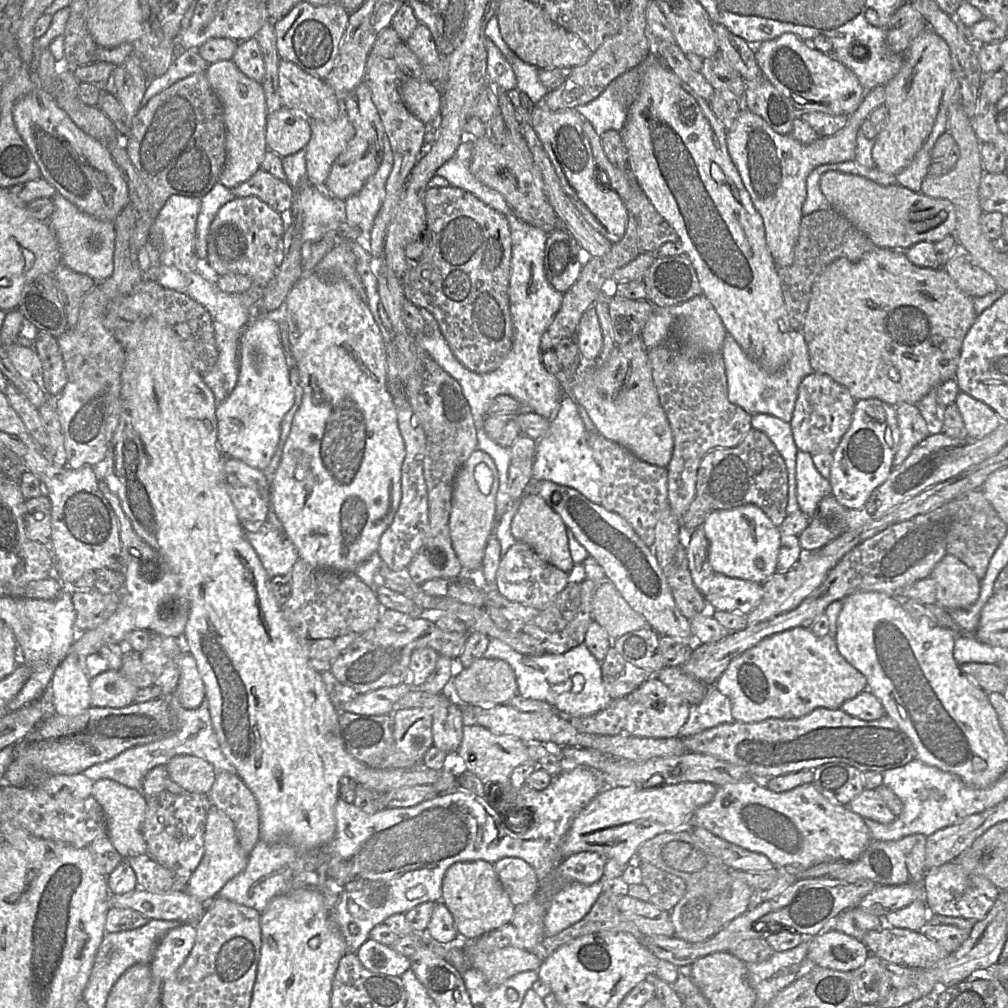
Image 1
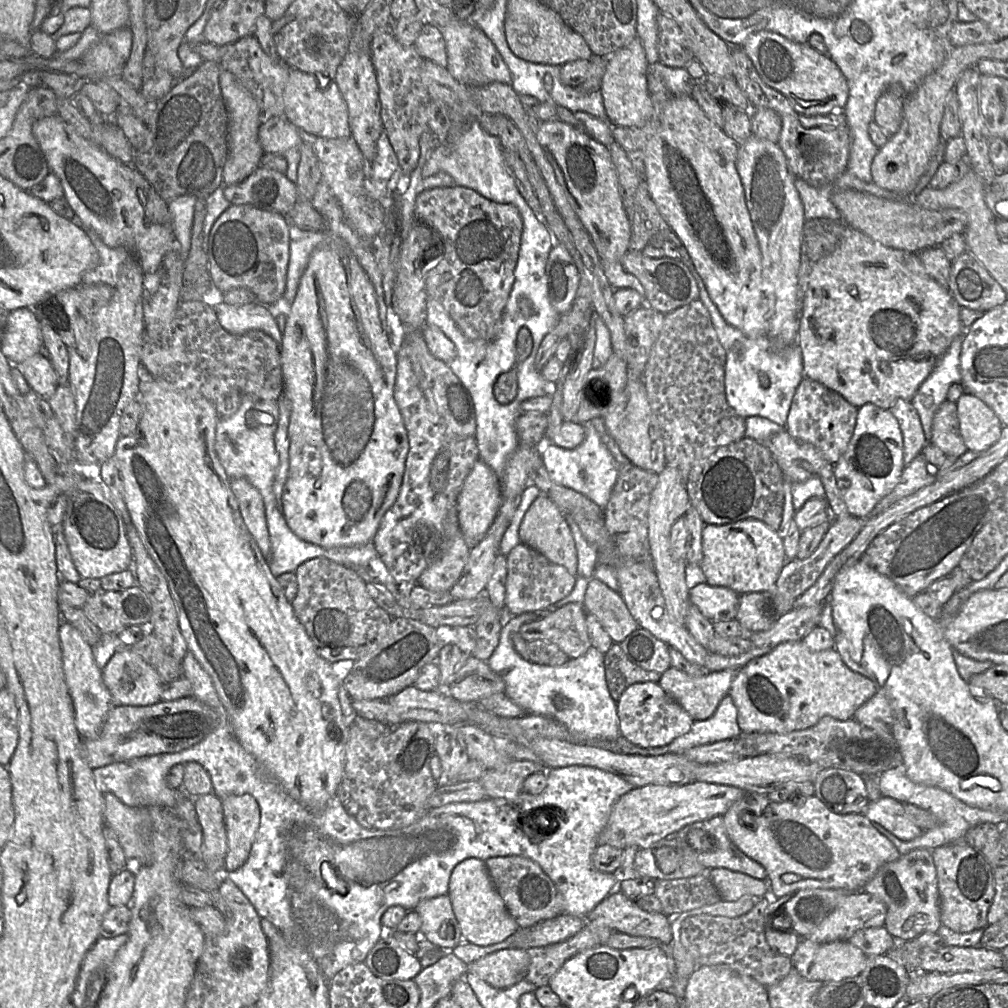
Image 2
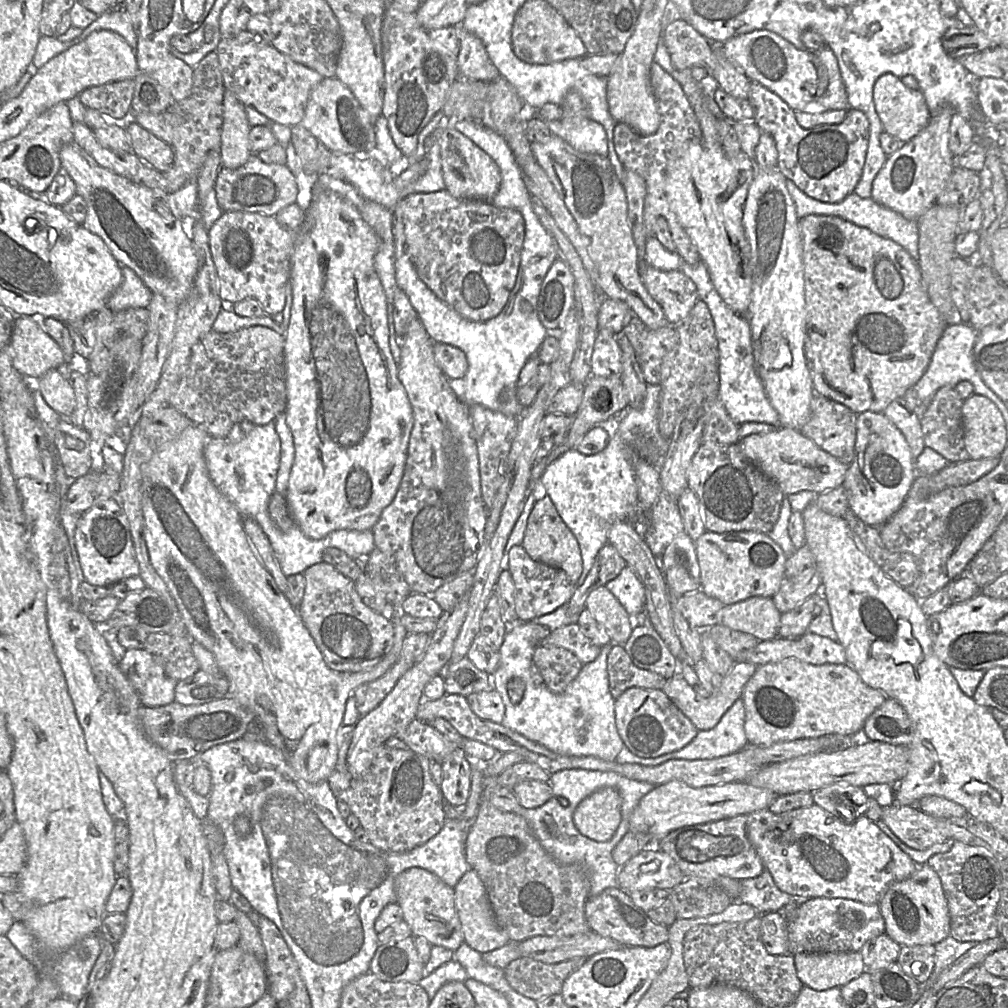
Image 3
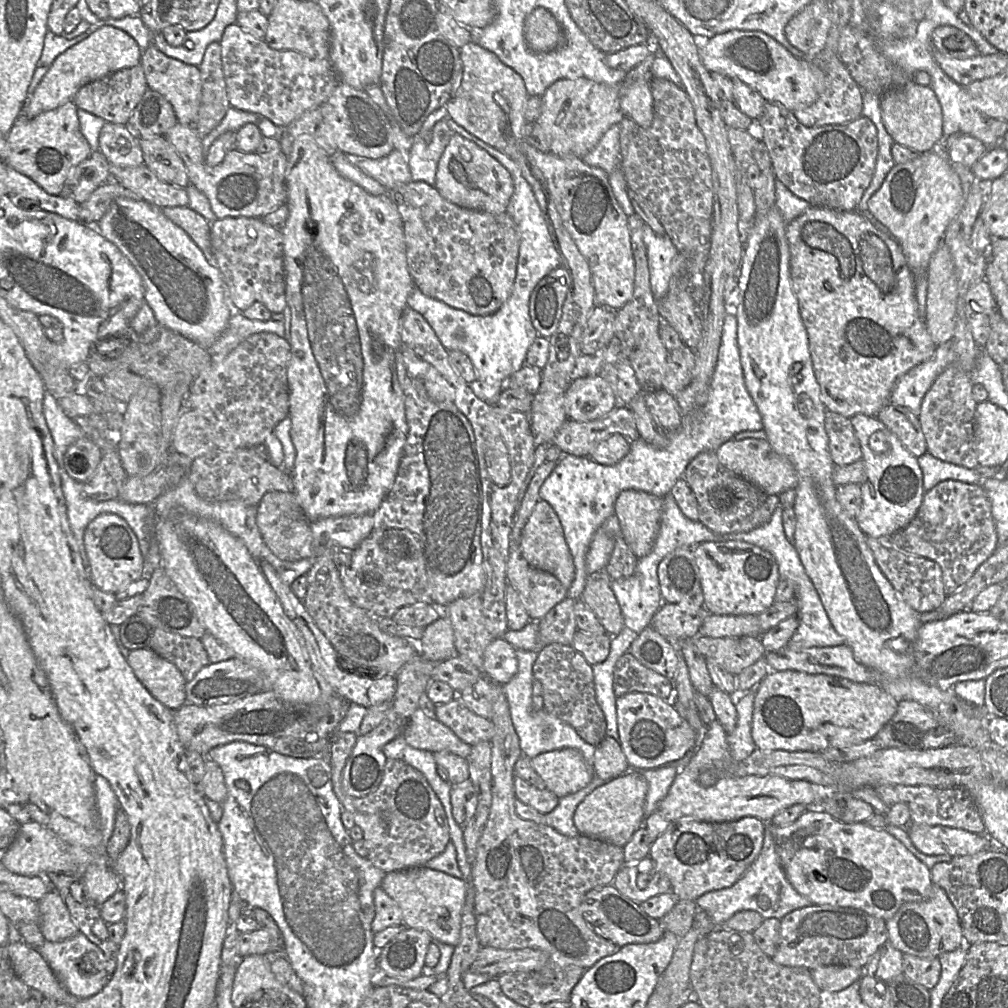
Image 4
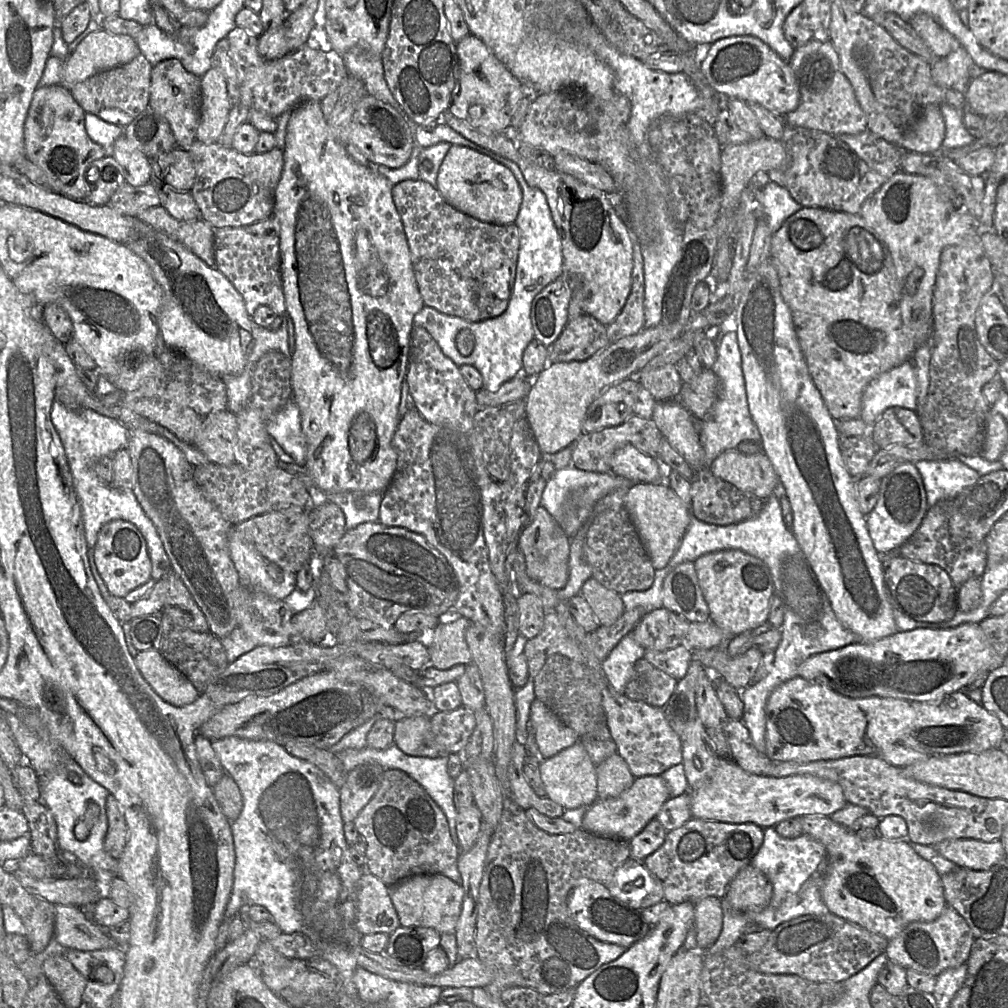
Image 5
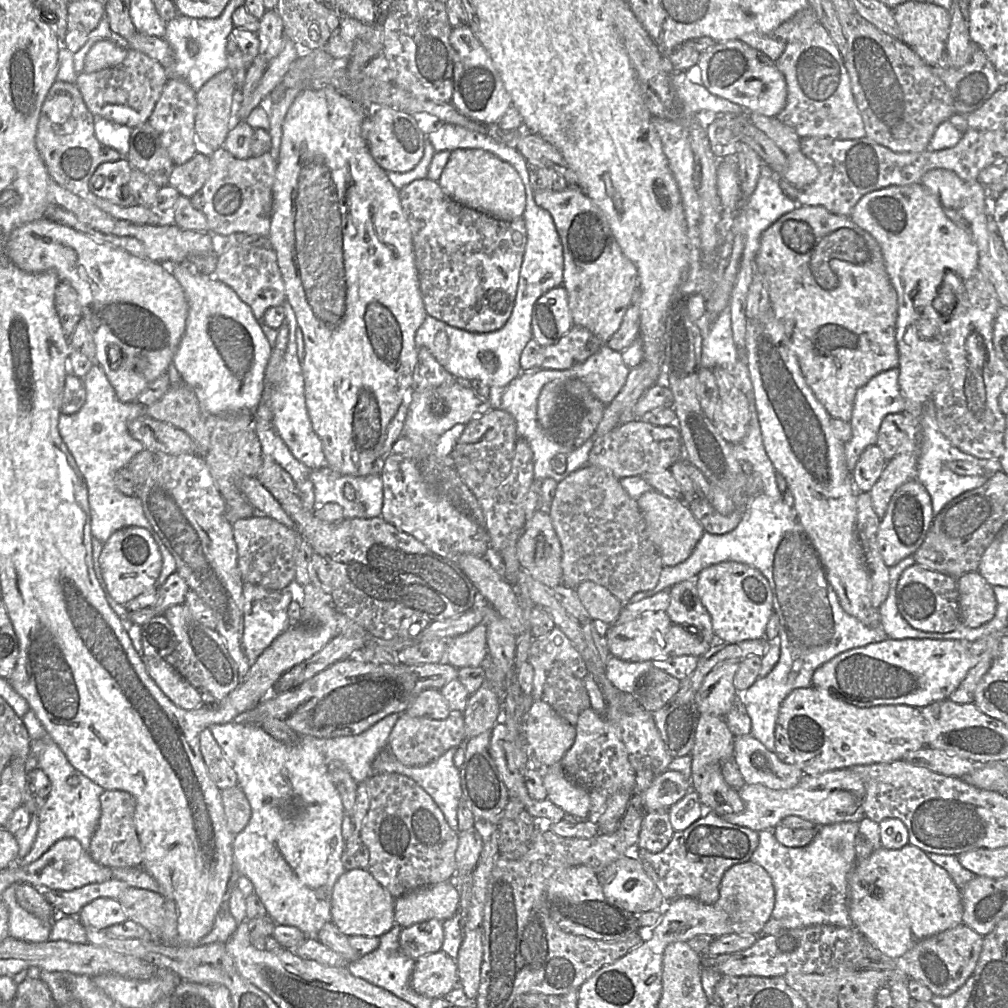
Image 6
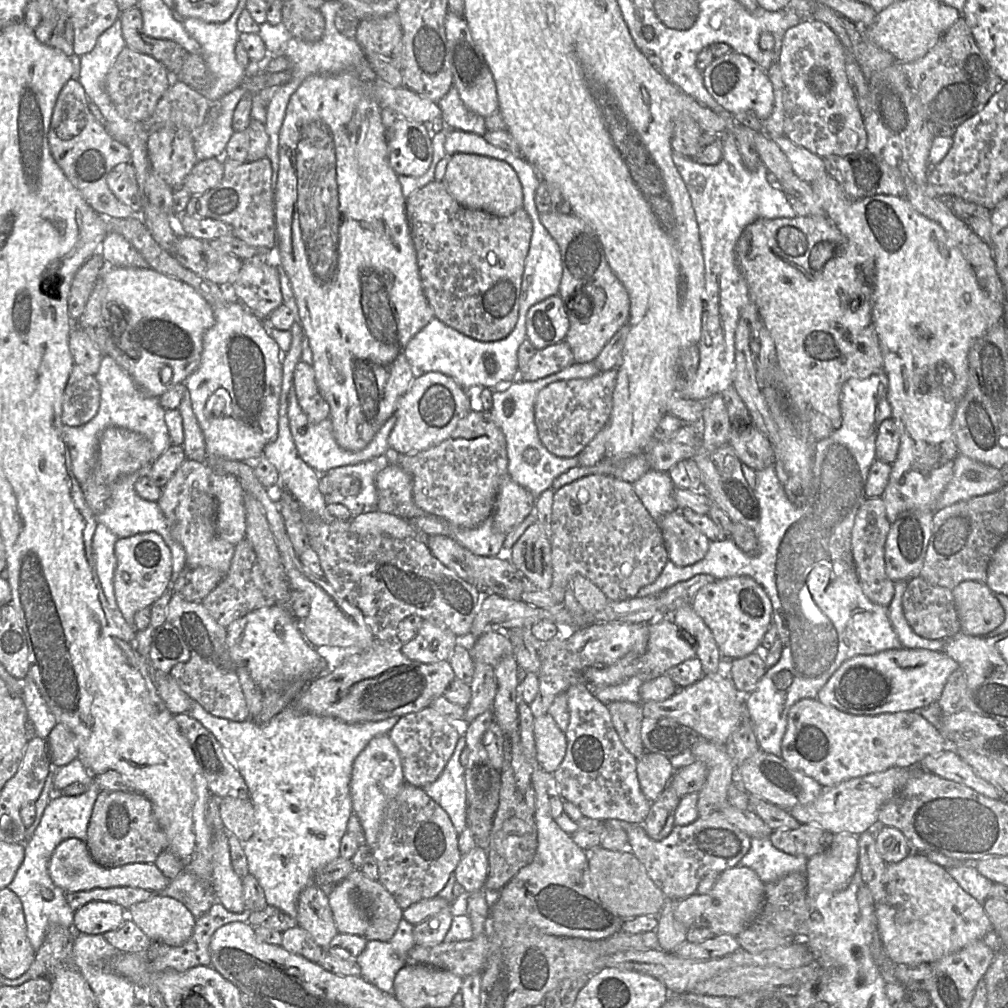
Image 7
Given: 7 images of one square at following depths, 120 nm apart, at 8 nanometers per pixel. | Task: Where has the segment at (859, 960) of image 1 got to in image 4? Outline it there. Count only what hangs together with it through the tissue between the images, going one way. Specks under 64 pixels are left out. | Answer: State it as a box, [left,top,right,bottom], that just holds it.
[810,965,863,991]

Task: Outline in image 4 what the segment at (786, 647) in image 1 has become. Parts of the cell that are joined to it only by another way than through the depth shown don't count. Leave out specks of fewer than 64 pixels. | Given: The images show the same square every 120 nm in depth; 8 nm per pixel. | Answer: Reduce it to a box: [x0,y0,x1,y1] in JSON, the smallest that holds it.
[751,670,898,752]

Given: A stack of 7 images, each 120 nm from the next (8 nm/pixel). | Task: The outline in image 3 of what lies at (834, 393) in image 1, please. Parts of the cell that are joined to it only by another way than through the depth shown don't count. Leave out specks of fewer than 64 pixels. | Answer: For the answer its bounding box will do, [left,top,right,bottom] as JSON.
[798,393,857,465]

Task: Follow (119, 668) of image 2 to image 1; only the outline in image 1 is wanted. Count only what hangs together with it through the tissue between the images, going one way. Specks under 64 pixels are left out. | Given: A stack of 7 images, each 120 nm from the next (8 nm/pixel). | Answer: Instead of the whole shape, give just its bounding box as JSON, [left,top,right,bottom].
[89,669,138,708]

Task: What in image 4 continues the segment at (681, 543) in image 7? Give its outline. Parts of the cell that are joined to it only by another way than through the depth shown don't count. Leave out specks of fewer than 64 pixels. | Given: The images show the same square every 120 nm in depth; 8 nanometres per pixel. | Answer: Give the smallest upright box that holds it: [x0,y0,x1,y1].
[615,489,663,558]

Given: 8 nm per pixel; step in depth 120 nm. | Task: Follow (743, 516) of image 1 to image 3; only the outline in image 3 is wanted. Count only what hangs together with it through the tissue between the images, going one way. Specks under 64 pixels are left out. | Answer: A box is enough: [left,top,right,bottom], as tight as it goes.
[695,531,787,606]

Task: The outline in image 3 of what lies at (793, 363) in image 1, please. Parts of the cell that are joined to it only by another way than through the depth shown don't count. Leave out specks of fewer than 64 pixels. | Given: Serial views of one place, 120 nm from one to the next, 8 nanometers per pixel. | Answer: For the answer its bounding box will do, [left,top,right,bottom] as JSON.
[680,262,779,426]

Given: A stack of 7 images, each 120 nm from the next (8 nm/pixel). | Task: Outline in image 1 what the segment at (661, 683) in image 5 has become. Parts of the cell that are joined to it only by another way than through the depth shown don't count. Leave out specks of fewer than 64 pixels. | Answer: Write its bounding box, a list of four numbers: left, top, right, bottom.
[601,646,655,699]

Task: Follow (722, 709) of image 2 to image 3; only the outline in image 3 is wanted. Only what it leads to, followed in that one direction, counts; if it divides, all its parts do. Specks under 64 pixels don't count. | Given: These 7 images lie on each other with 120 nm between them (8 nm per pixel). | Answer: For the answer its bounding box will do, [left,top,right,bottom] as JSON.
[615,698,749,766]

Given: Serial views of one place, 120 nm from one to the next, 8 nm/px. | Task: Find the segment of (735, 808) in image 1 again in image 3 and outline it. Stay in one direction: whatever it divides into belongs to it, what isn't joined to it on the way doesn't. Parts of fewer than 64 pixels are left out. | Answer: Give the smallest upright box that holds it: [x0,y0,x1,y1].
[746,804,918,904]

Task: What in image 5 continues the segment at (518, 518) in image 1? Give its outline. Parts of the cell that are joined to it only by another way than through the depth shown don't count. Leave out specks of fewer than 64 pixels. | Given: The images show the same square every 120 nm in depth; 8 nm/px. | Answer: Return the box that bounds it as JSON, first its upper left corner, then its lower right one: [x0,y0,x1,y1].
[517,505,570,589]

